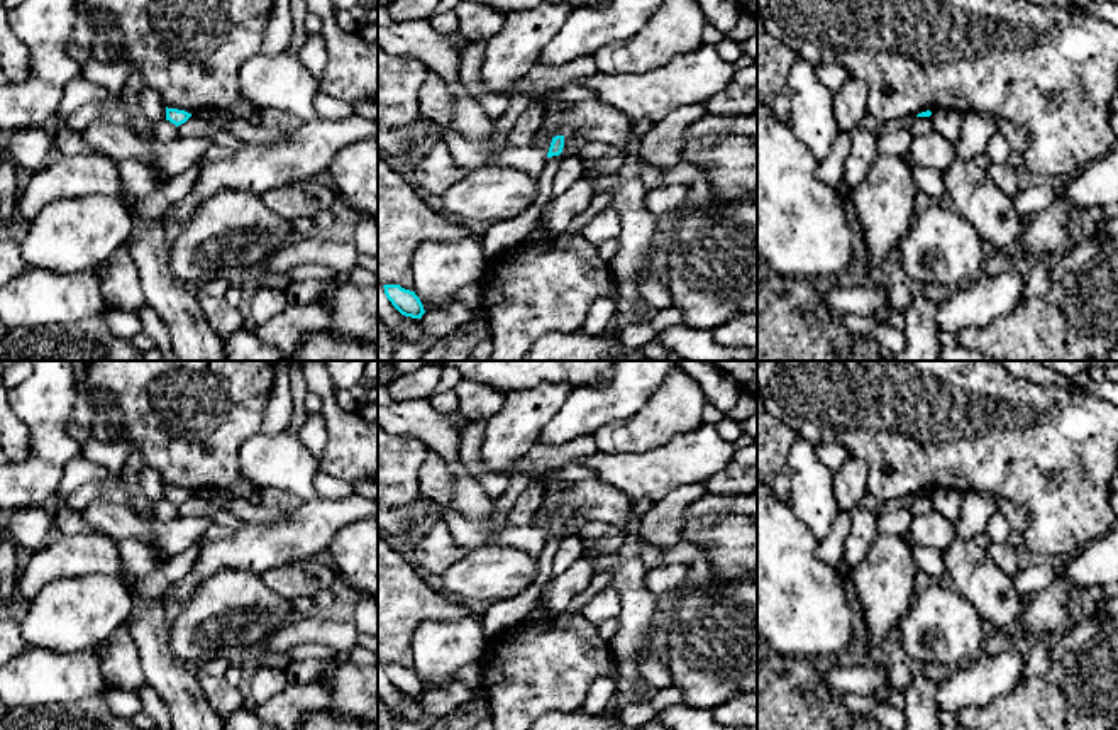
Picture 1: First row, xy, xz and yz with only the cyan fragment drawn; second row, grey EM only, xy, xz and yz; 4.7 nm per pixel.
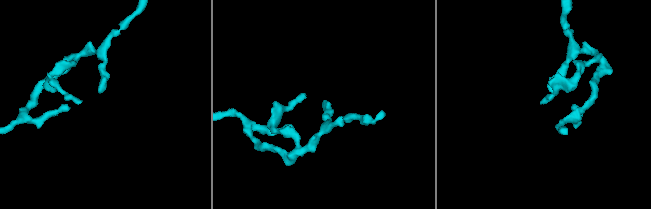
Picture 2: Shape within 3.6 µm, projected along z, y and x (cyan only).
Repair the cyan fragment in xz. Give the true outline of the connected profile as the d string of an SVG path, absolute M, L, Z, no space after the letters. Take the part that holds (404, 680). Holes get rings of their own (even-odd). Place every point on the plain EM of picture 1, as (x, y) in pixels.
M385 664L383 667L386 677L401 694L412 698L422 698L425 689L415 671L405 669L400 664Z

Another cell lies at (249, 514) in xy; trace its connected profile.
M237 496L219 500L217 505L234 513L244 525L276 523L286 520L291 513L291 510L266 506L261 501L251 503L249 500Z

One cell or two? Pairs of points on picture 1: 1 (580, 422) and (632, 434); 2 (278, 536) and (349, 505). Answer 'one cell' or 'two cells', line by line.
1: two cells
2: one cell

